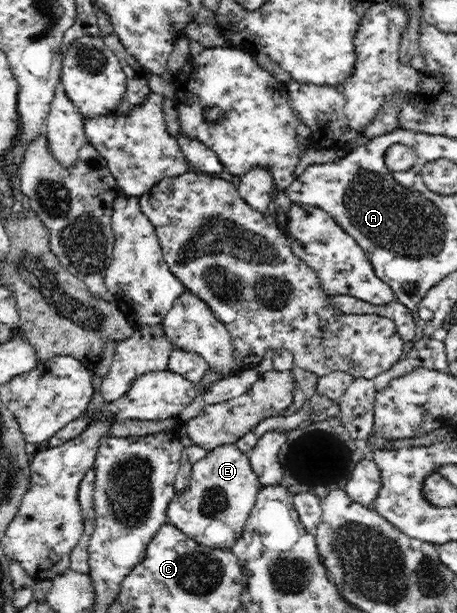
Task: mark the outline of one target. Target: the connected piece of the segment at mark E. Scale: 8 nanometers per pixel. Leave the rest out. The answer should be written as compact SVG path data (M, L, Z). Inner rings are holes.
M235 444L217 446L193 464L189 485L170 501L168 522L204 546L231 549L242 536L261 488L247 453L243 453Z

